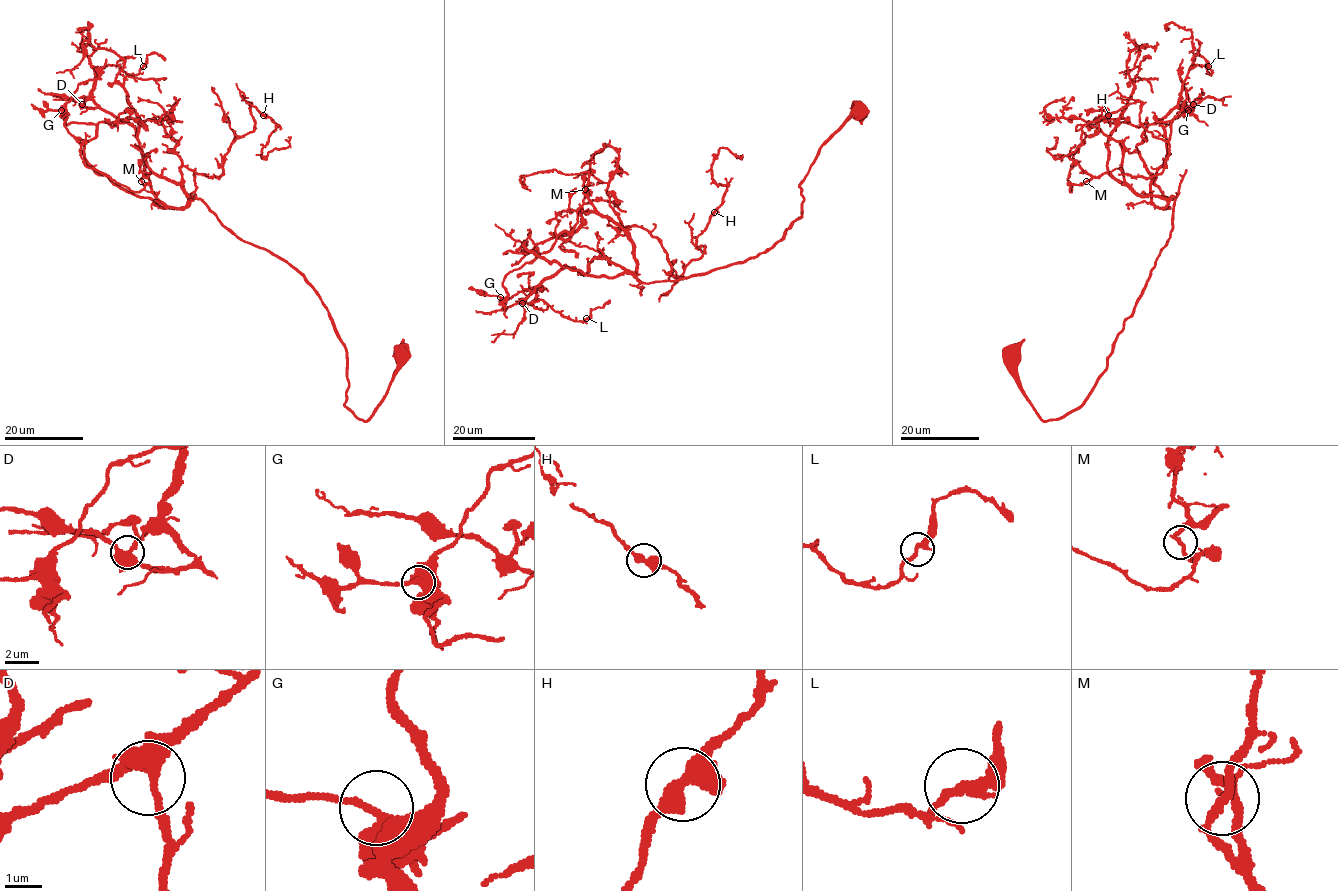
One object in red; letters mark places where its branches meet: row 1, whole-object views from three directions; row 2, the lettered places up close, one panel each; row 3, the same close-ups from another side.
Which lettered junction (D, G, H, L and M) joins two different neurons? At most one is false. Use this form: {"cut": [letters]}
{"cut": []}

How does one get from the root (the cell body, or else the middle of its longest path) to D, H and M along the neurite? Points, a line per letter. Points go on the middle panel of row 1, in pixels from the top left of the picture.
D: (858, 111), (821, 146), (800, 183), (802, 216), (766, 251), (650, 283), (595, 257), (522, 303)
H: (858, 111), (821, 146), (802, 216), (773, 247), (638, 280), (626, 227), (654, 236), (679, 277), (713, 212)
M: (858, 111), (821, 146), (800, 183), (802, 216), (782, 238), (702, 274), (641, 283), (634, 244), (585, 190)

